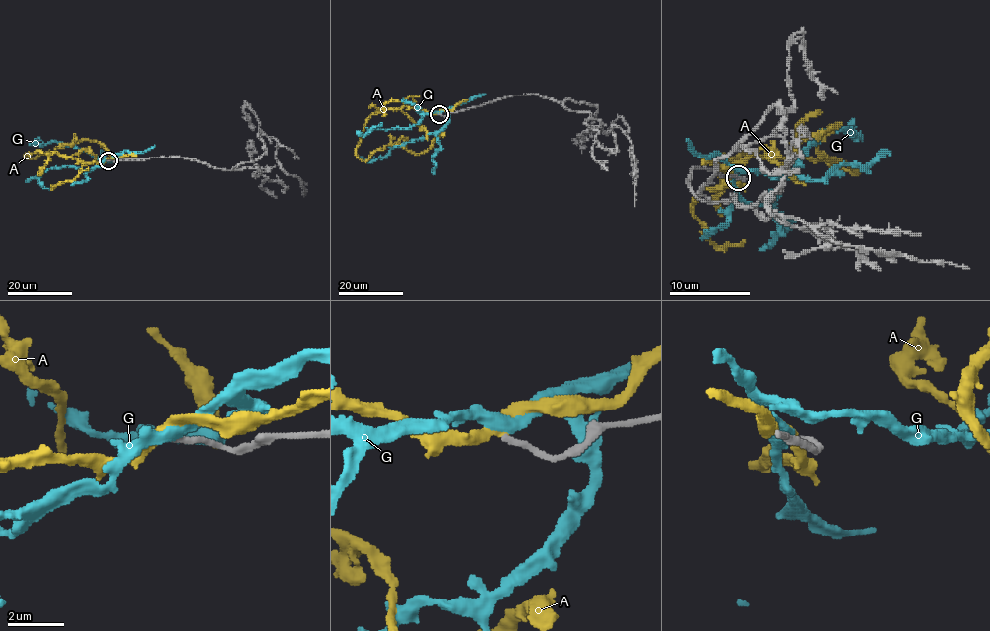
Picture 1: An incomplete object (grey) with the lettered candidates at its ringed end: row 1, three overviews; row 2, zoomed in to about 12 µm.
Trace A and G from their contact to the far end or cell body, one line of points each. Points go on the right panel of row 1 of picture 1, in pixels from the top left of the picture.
A: (739, 177), (718, 173), (724, 158), (812, 157), (856, 171), (812, 137), (837, 124), (795, 149), (793, 179)
G: (739, 177), (728, 169), (757, 169), (768, 175), (787, 175), (824, 130), (843, 130), (854, 135), (846, 137)

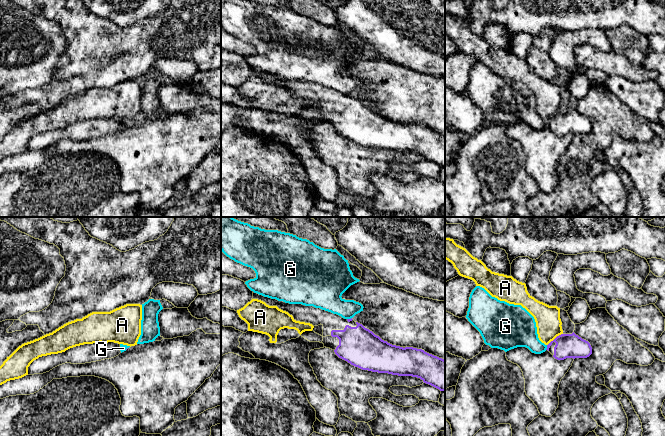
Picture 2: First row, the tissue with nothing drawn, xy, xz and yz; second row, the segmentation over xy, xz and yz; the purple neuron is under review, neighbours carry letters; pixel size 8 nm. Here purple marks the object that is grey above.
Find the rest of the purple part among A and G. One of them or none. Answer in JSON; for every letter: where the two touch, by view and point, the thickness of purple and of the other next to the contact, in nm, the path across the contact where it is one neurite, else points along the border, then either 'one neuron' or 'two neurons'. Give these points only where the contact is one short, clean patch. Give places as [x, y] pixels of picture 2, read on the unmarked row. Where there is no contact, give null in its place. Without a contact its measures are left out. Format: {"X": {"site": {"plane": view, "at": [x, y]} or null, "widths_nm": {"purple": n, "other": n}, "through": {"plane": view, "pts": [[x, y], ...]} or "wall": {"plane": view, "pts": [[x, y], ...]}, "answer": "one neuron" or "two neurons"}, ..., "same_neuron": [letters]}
{"A": {"site": {"plane": "yz", "at": [555, 114]}, "widths_nm": {"purple": 190, "other": 200}, "wall": {"plane": "yz", "pts": [[562, 109], [557, 111], [547, 121]]}, "answer": "two neurons"}, "G": {"site": {"plane": "yz", "at": [547, 123]}, "widths_nm": {"purple": 190, "other": 260}, "wall": {"plane": "yz", "pts": [[547, 121], [545, 125]]}, "answer": "two neurons"}, "same_neuron": []}

